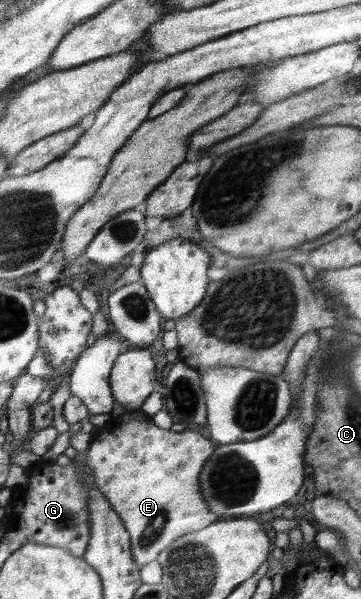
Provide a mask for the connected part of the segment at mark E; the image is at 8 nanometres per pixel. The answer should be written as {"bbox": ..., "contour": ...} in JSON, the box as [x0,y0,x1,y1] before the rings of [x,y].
{"bbox":[86,410,219,568],"contour":[[[141,410],[111,417],[92,438],[86,451],[88,468],[92,470],[99,490],[127,527],[132,554],[141,568],[157,560],[159,553],[177,538],[205,529],[219,520],[219,516],[209,510],[204,495],[200,493],[200,474],[212,453],[213,444],[201,436],[201,430],[163,429]]]}

